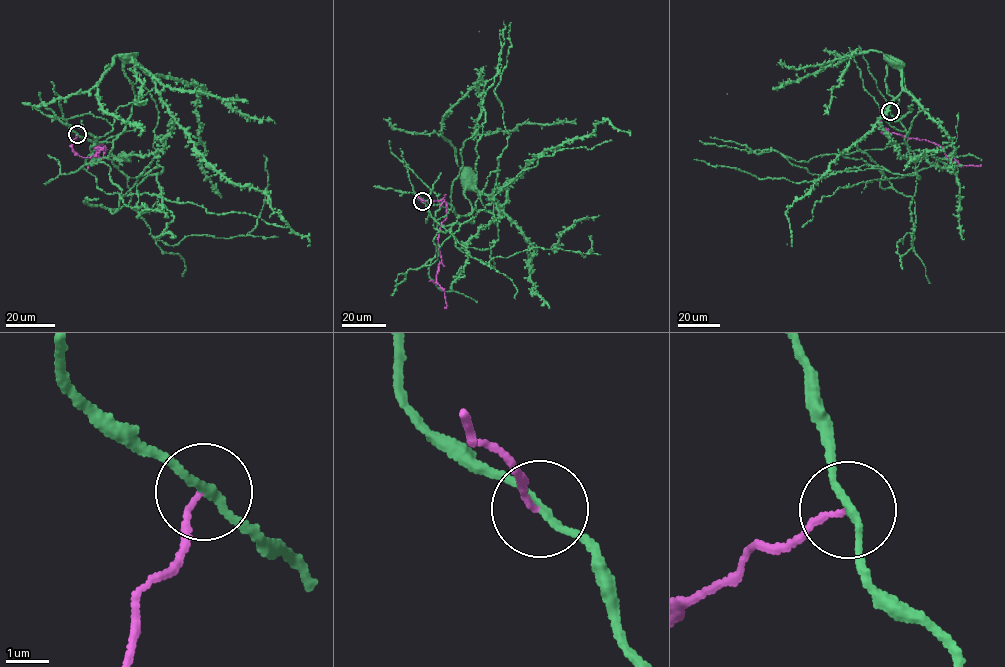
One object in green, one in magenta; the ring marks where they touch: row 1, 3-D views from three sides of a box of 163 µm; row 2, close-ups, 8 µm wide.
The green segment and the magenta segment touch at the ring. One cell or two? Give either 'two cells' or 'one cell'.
two cells

